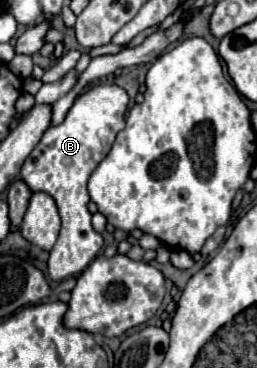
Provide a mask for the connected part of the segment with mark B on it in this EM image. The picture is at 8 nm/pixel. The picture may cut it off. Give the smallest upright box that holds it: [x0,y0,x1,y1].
[20,84,128,282]

